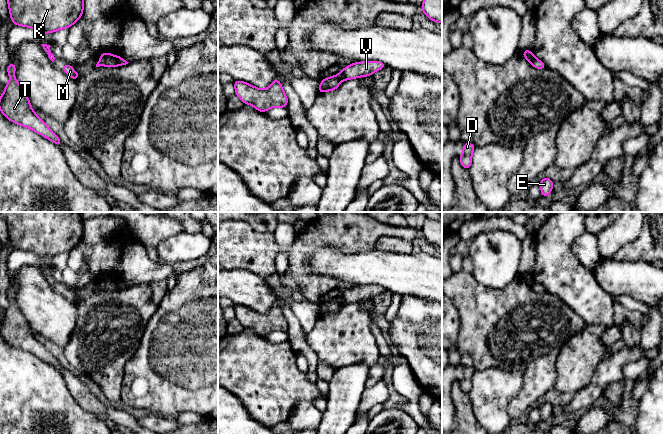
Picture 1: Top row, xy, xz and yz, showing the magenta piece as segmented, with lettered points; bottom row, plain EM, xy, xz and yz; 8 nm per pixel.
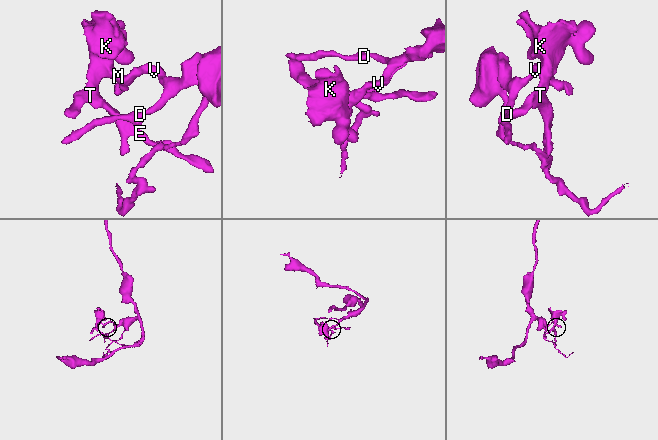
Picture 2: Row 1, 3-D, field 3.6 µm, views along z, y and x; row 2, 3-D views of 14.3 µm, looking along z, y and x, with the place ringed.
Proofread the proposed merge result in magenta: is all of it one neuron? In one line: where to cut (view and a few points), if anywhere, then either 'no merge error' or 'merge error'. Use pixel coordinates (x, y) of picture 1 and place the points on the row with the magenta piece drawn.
xy (113, 55), (118, 65) | merge error

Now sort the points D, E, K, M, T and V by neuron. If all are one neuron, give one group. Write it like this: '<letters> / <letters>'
D V / E K M T

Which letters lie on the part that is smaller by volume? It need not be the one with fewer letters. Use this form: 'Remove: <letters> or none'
Remove: E, K, M, T

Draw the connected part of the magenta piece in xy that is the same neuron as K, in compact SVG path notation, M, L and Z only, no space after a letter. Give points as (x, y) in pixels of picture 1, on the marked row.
M7 0L13 25L30 27L39 33L53 33L69 28L83 14L83 0Z

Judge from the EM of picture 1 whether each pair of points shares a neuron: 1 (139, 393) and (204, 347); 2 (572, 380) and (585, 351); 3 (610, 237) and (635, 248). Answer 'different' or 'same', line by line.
1: same
2: same
3: different

